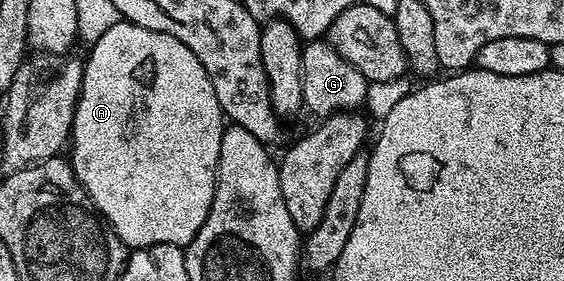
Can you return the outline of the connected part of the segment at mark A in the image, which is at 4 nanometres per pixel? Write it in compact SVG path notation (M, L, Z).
M120 22L111 26L98 41L88 49L89 61L86 59L81 74L81 92L77 95L77 109L73 115L71 133L71 163L73 173L91 198L93 207L103 217L106 224L121 243L130 249L153 248L157 244L175 244L188 246L195 234L199 234L199 226L207 222L207 214L211 210L211 202L217 185L217 163L219 162L219 146L223 142L223 134L227 127L225 111L219 106L219 98L215 98L215 86L211 86L211 78L207 78L207 70L203 70L203 62L179 42L179 38L171 38L171 34L152 32L138 24Z

